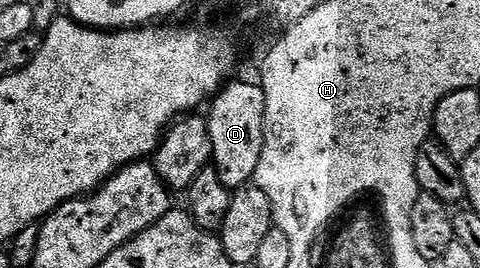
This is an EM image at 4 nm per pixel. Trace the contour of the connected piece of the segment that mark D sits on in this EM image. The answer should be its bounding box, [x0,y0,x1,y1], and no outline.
[207,80,265,190]

